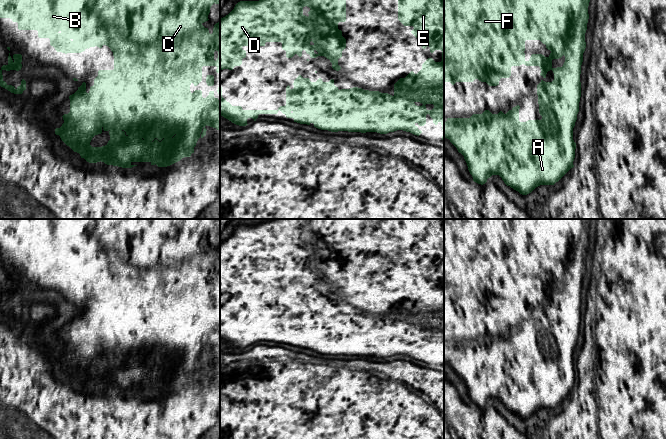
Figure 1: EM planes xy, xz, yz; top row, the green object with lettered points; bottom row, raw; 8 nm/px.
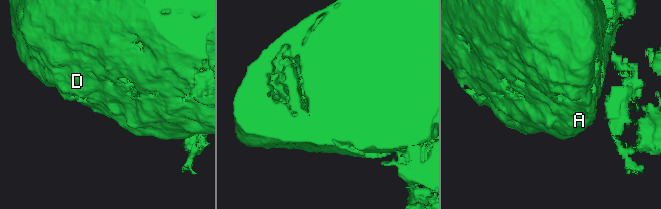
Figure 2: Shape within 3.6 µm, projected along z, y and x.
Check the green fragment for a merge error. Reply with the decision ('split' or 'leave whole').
split

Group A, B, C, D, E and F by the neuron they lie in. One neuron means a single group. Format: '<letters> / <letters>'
A B C D F / E

